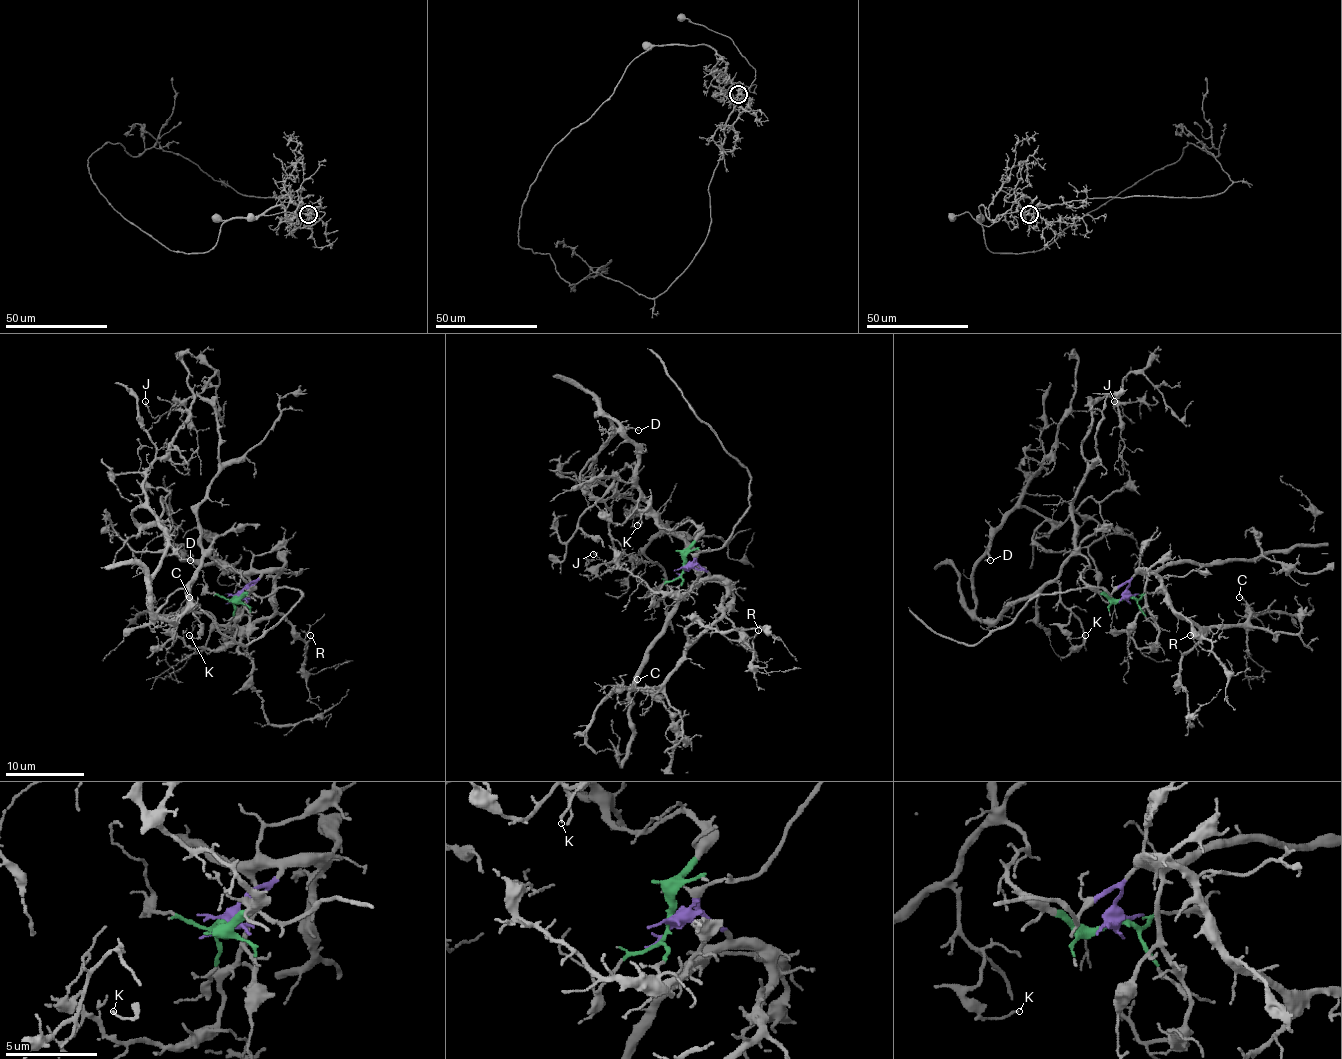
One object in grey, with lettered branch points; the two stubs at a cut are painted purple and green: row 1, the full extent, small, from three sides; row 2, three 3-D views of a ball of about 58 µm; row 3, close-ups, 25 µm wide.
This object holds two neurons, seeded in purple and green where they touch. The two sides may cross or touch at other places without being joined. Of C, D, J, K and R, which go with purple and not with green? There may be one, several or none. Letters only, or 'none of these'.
C, R

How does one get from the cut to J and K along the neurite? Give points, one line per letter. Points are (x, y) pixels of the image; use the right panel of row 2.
J: (1126, 597), (1089, 585), (1075, 544), (1081, 442), (1105, 396), (1124, 414), (1114, 400)
K: (1126, 597), (1089, 585), (1081, 573), (1089, 562), (1073, 554), (1059, 599), (1069, 609), (1065, 633), (1085, 634)

